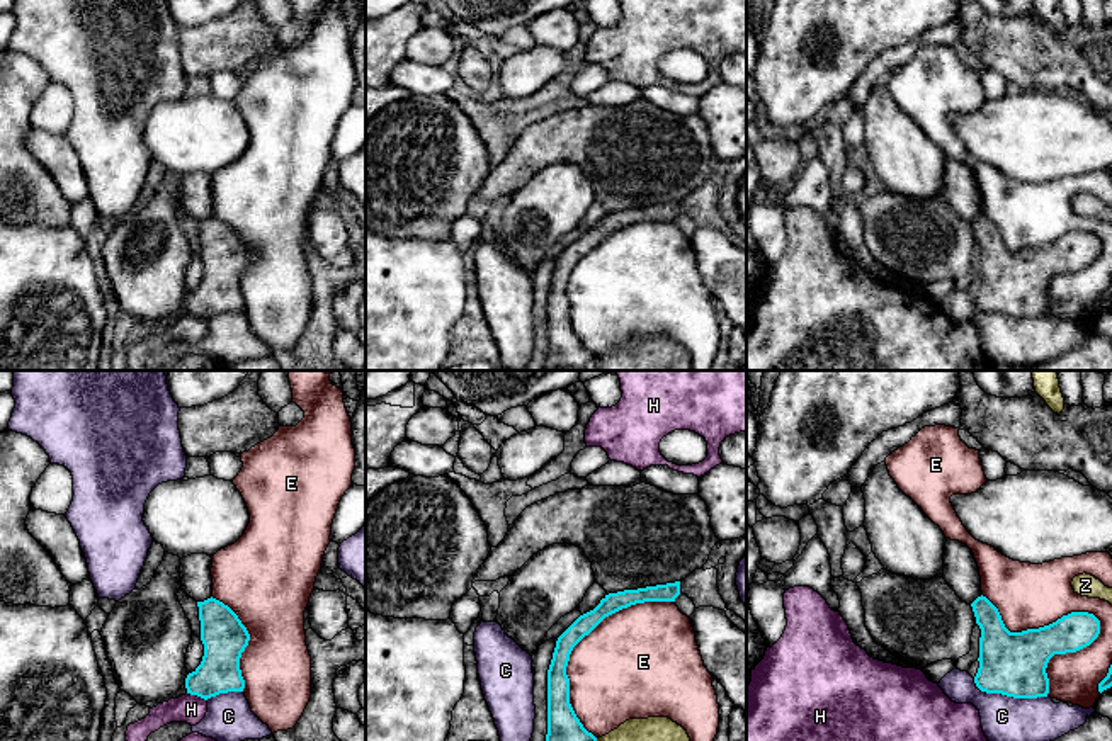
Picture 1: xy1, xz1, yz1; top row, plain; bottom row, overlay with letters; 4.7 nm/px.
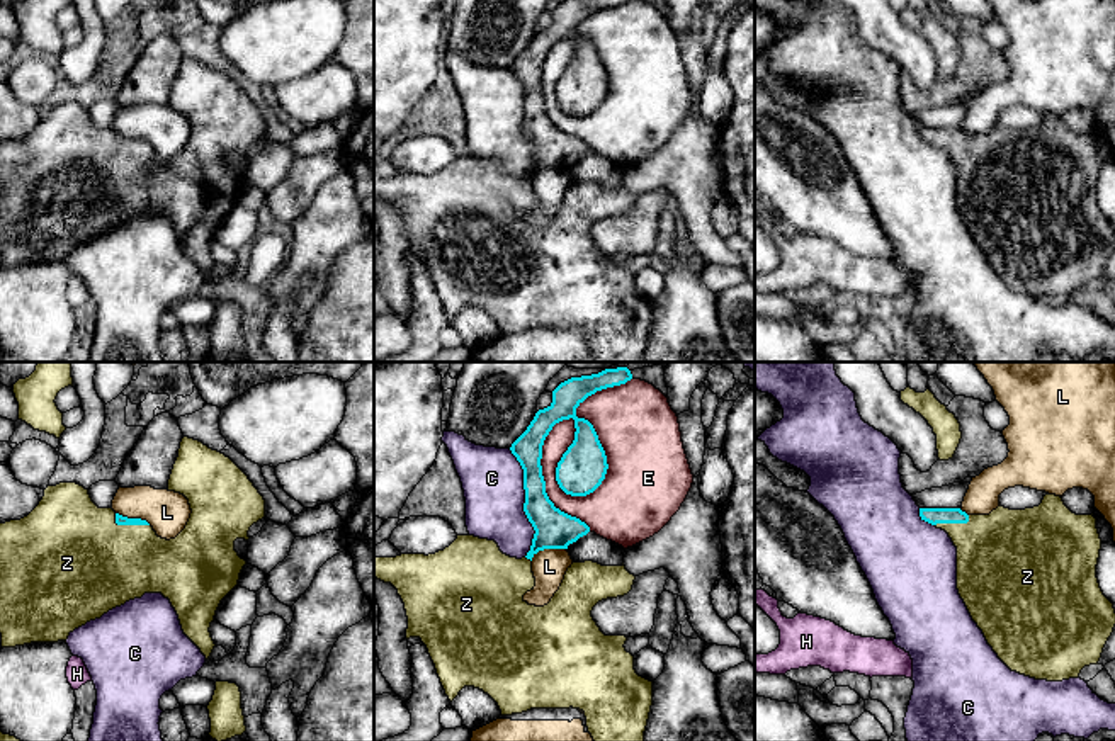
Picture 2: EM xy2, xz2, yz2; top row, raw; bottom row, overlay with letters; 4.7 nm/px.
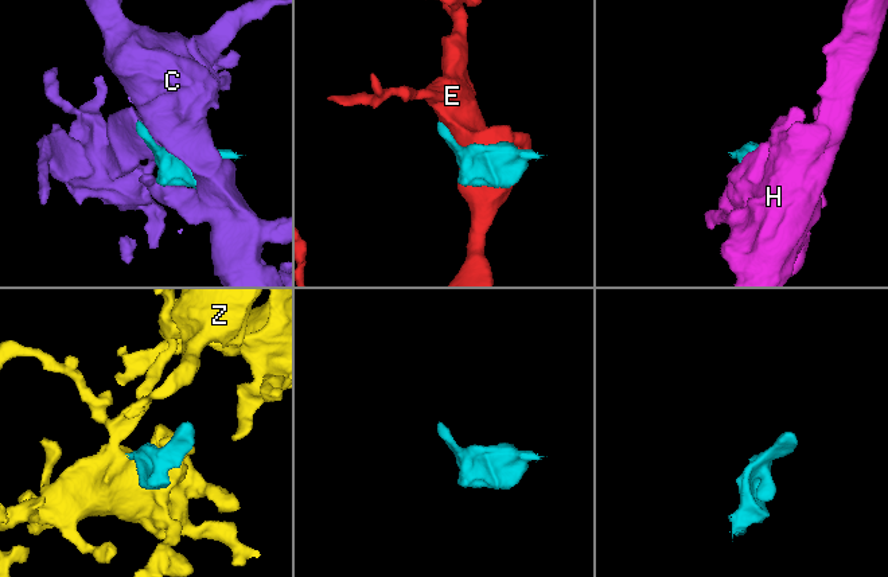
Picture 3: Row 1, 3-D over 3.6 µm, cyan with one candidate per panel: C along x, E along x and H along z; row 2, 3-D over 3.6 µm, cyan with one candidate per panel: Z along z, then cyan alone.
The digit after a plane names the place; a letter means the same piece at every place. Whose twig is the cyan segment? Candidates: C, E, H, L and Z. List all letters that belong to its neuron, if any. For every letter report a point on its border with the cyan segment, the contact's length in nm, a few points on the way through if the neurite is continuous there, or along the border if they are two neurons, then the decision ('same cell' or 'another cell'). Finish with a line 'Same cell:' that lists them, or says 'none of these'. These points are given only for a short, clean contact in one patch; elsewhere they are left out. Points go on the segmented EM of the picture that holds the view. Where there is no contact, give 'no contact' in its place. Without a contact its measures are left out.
C: xz2 (524, 503) | 500 nm | another cell
E: xz2 (556, 473) | 750 nm | another cell
H: xy1 (198, 695) | 100 nm | another cell
L: xz2 (548, 548) | 180 nm | along xz2 (565, 548), (544, 548), (531, 559) | another cell
Z: xy2 (128, 524) | 180 nm | same cell
Same cell: Z

